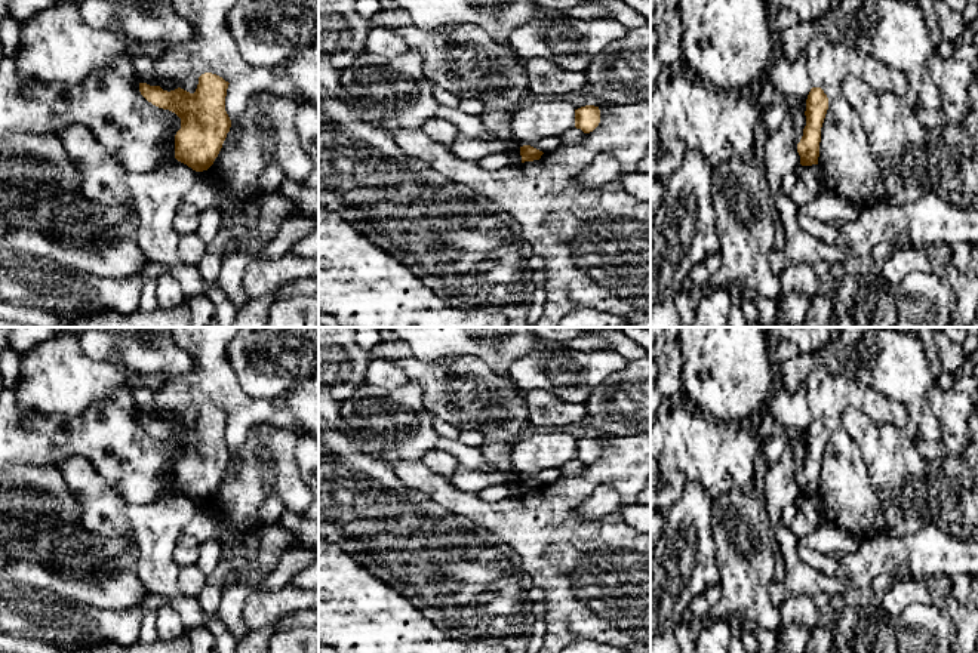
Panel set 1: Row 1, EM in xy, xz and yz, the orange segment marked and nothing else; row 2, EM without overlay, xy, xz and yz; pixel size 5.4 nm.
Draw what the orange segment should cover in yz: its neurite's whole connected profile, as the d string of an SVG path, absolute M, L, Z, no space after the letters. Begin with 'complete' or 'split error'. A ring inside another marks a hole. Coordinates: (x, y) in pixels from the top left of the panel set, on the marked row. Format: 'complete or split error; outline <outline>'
complete; outline M812 87L806 99L806 126L797 144L802 166L818 164L821 127L828 110L828 98L821 87Z

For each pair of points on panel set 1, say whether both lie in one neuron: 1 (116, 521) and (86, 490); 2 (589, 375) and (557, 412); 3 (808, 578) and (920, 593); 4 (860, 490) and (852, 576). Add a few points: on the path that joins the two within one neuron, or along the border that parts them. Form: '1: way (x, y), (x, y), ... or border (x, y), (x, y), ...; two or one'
1: way (108, 514), (94, 498); one
2: border (534, 390), (547, 390), (565, 400), (584, 403); two
3: border (923, 579), (897, 579), (894, 582); two
4: border (883, 530), (863, 541); two

